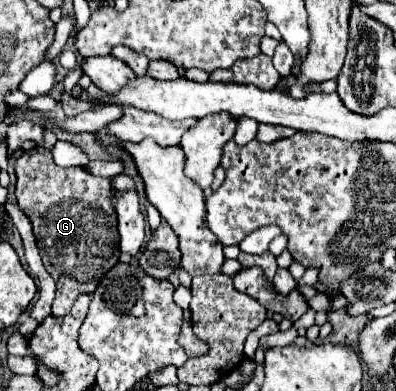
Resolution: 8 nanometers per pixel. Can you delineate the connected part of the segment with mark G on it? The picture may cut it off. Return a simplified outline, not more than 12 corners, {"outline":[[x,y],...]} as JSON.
{"outline":[[16,158],[54,316],[118,264],[110,178]]}

